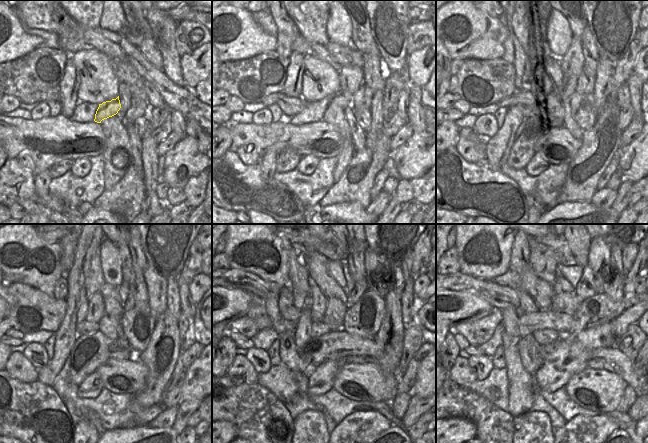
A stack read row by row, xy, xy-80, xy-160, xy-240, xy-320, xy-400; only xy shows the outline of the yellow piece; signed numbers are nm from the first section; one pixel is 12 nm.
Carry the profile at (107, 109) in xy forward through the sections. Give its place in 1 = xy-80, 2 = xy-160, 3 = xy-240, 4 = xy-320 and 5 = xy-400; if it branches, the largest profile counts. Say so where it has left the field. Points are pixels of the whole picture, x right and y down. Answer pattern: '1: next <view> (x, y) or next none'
1: next xy-80 (344, 99)
2: next xy-160 (570, 87)
3: next xy-240 (126, 297)
4: next xy-320 (354, 290)
5: next xy-400 (582, 279)

